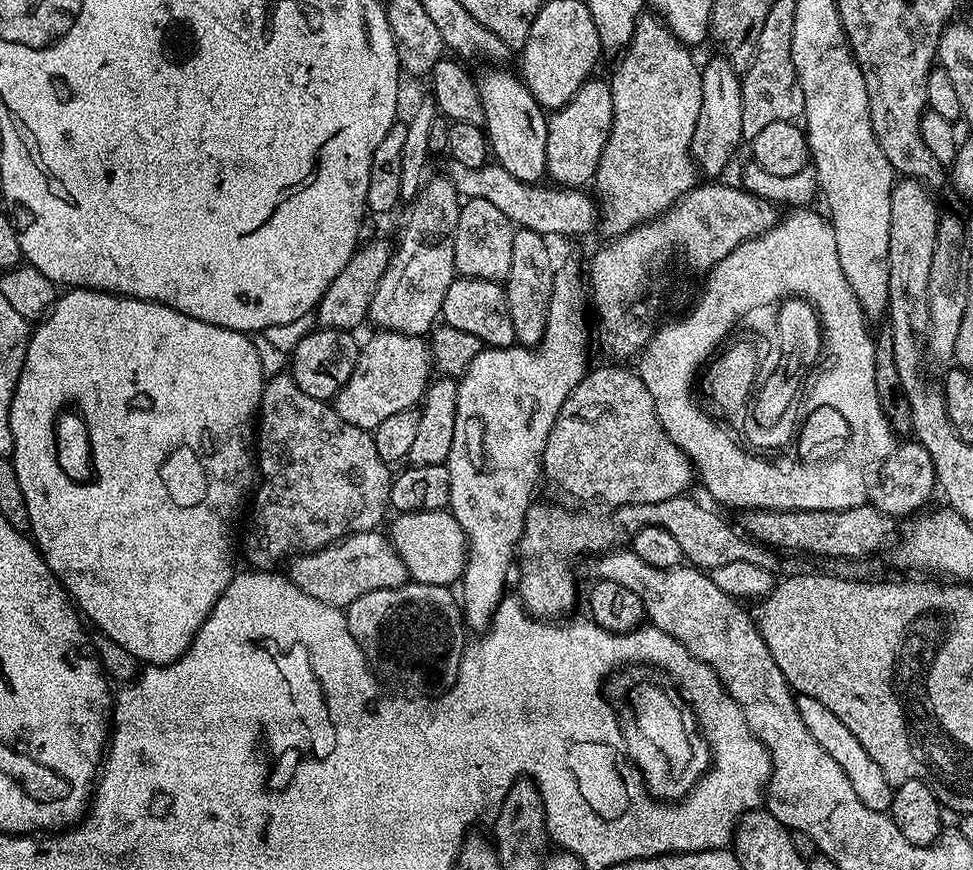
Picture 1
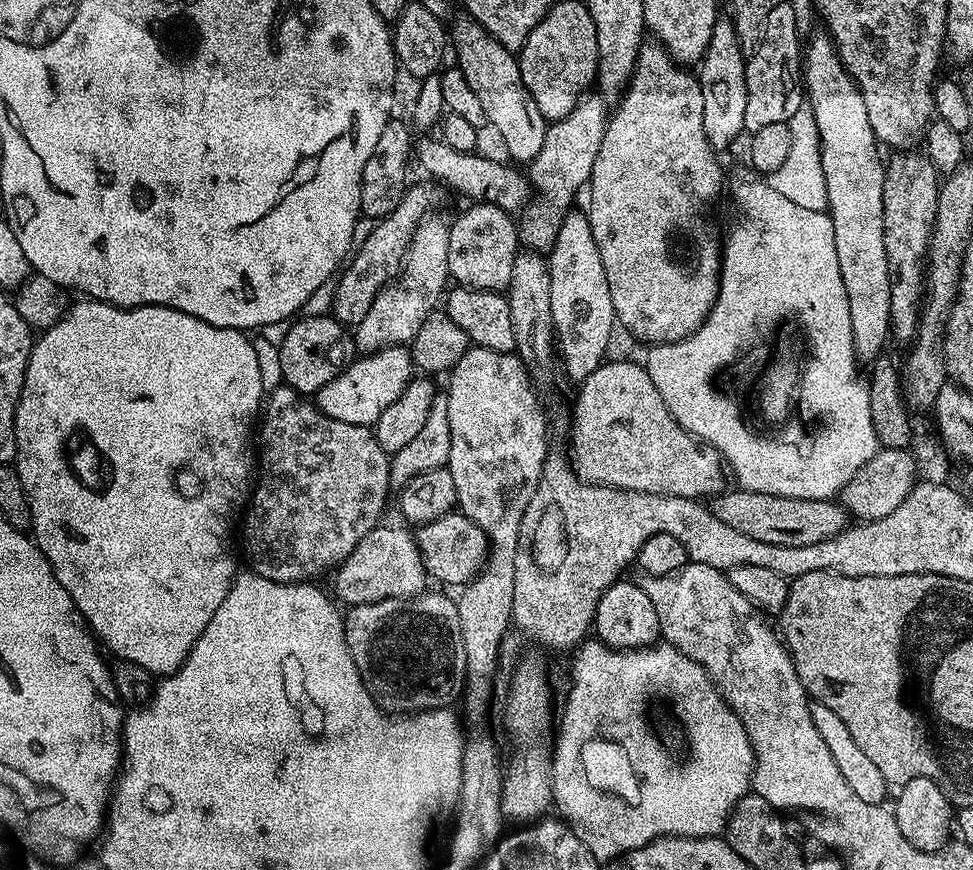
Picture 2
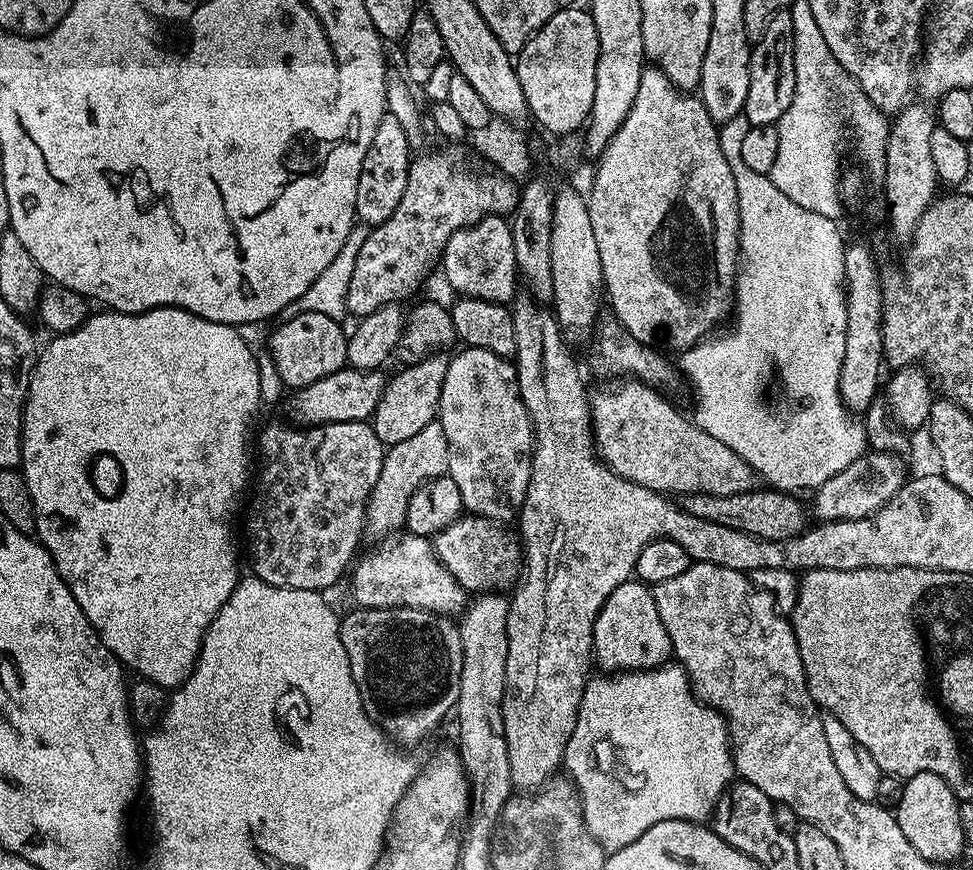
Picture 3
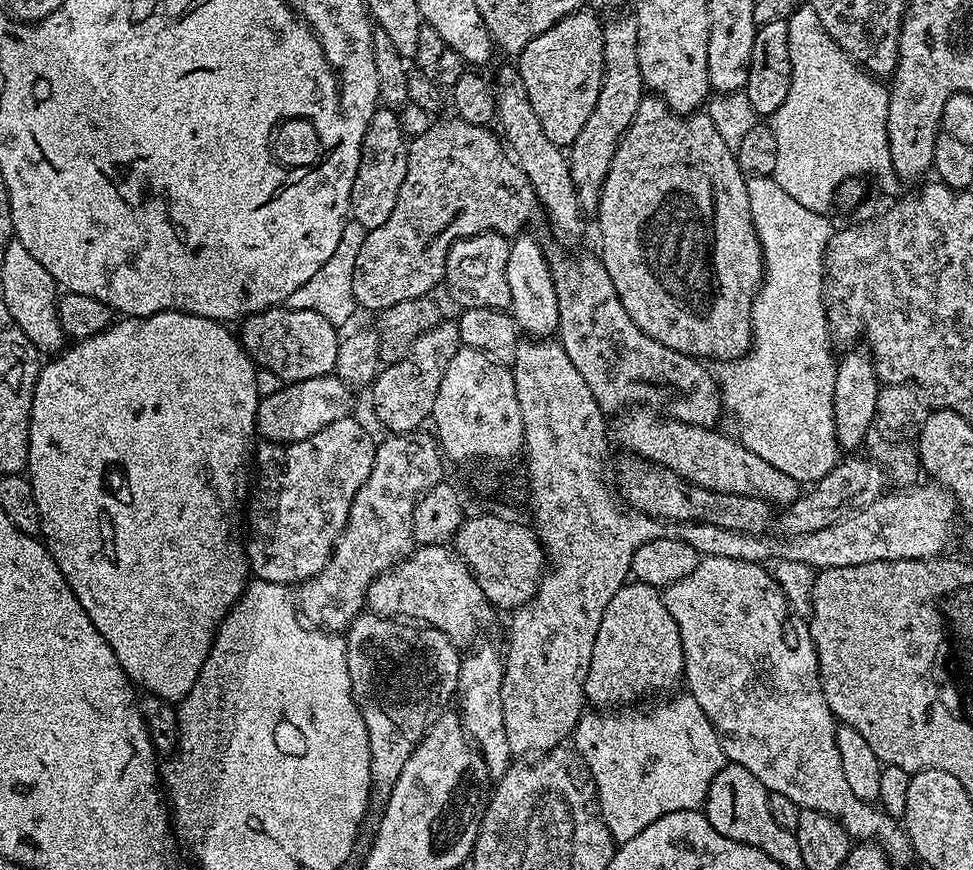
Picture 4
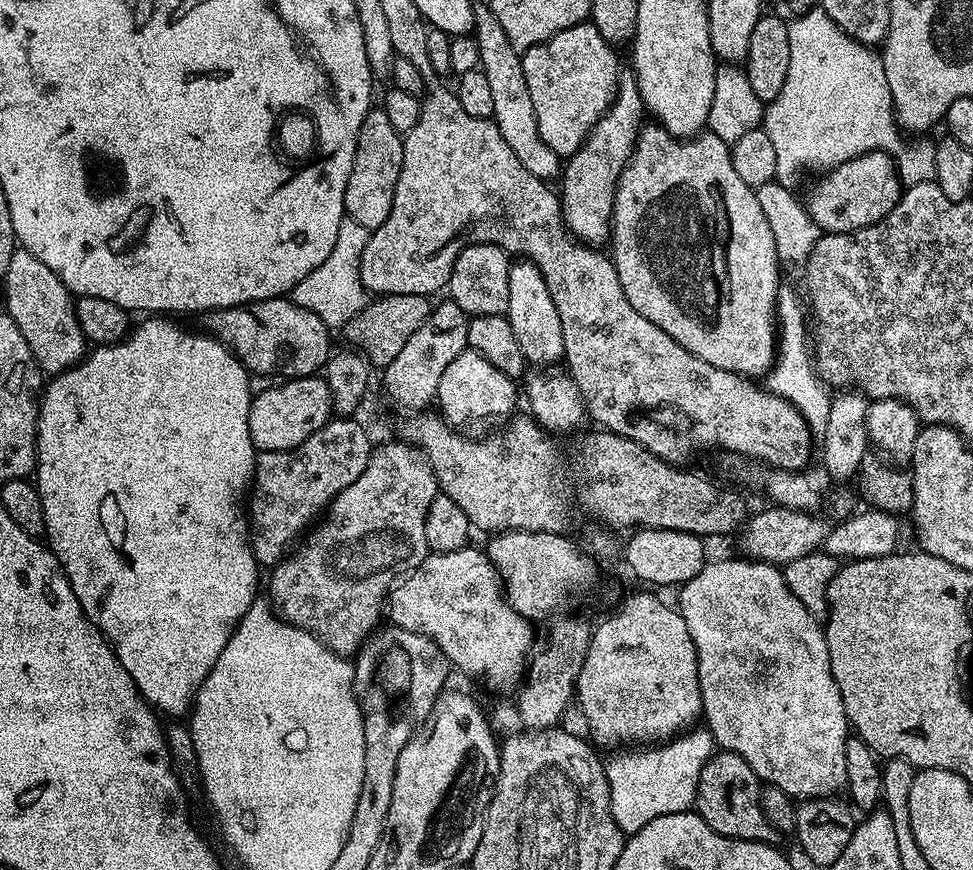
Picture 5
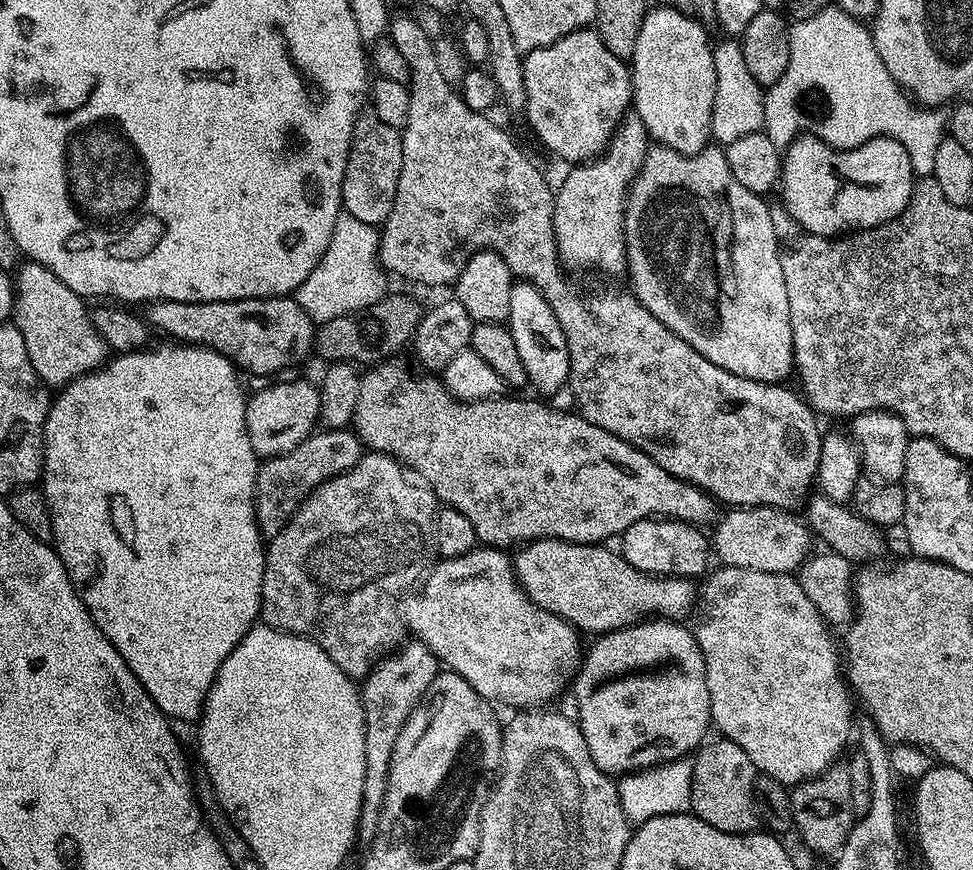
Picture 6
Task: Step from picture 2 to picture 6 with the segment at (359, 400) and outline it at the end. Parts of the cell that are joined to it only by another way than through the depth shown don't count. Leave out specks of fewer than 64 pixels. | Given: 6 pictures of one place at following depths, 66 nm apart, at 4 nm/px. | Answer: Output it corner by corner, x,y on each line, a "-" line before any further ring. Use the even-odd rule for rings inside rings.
280,380
268,382
265,388
260,388
256,393
247,397
246,406
246,434
250,434
250,446
254,446
257,457
267,458
281,456
294,446
298,446
308,436
311,436
317,427
320,418
320,390
315,383
308,380

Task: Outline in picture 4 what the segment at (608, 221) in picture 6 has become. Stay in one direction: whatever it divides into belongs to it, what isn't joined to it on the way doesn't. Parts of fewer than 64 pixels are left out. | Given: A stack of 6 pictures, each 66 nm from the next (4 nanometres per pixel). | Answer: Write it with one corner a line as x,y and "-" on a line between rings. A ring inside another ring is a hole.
616,14
611,18
613,20
605,19
604,25
604,77
602,78
602,90
598,90
598,102
594,102
594,110
590,114
590,119
587,120
586,126
582,126
582,131
578,133
578,138
574,138
574,142
570,146
570,151
567,153
568,165
570,166
570,178
574,178
574,186
576,187
576,193
578,194
578,202
585,213
595,213
596,208
600,205
600,195
604,189
604,183
606,182
606,174
610,170
610,162
614,162
614,154
618,150
620,145
620,139
624,136
624,131
627,130
634,122
634,114
638,114
638,106
641,100
646,95
646,89
644,86
644,79
642,78
642,70
638,66
638,26
636,25
635,15
628,14
628,16
620,16
624,14

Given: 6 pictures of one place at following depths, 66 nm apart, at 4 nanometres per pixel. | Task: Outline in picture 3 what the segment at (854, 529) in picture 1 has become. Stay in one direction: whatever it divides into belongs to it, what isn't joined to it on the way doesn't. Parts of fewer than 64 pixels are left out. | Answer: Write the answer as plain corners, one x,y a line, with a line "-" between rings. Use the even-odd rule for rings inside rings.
753,490
729,496
693,492
683,497
682,506
696,518
706,518
706,522
718,522
718,526
730,526
730,530
742,530
742,534
750,534
767,540
794,538
809,527
809,509
807,507
804,509
796,501
799,499
795,495
775,490
760,491

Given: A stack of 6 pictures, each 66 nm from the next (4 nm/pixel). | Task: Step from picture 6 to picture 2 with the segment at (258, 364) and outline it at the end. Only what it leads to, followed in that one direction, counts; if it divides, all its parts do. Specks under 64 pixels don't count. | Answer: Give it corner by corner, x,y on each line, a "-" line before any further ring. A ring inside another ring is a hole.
331,315
304,316
297,319
292,326
280,344
280,372
284,375
283,383
295,392
315,394
322,390
322,386
326,386
326,382
334,382
334,378
342,374
342,370
352,365
357,355
356,341
353,333

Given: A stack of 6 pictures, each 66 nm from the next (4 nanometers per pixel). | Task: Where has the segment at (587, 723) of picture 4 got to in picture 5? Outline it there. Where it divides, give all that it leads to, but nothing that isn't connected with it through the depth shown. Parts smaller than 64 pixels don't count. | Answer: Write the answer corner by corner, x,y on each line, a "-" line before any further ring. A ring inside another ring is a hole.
688,730
683,734
655,746
636,746
631,750
620,750
612,761
607,761
608,785
610,786
610,806
614,822
618,822
620,831
631,834
642,830
646,822
654,822
662,814
678,814
689,811
696,803
698,778
702,774
702,766
714,755
714,741
707,730

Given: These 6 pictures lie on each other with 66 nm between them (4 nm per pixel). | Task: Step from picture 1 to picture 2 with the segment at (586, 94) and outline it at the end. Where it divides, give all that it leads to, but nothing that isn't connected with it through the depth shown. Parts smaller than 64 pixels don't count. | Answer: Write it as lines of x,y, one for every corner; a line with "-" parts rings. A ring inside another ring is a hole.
588,94
581,98
566,118
548,124
546,138
542,138
542,150
538,150
526,168
534,195
518,216
520,243
527,251
541,254
552,251
564,215
573,207
572,199
576,191
579,188
581,191
592,179
594,158
598,158
598,146
602,146
602,134
608,125
609,115
609,105
599,95

